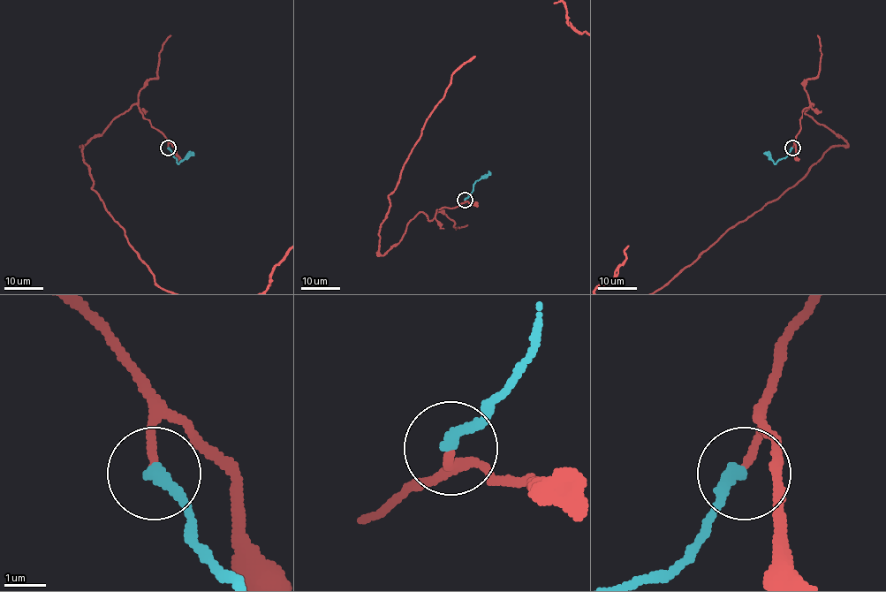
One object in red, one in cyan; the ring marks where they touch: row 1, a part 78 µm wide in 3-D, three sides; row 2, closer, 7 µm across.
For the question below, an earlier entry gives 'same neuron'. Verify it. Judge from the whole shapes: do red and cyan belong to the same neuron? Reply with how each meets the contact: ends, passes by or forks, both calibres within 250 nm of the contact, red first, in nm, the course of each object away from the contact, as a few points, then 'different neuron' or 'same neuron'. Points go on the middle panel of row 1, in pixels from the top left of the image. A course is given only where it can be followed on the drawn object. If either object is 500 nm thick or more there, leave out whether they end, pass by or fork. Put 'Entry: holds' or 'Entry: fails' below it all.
red ends | cyan ends | 180/320 nm | cyan via (465, 200), (475, 182), (490, 172) | same neuron
Entry: holds

